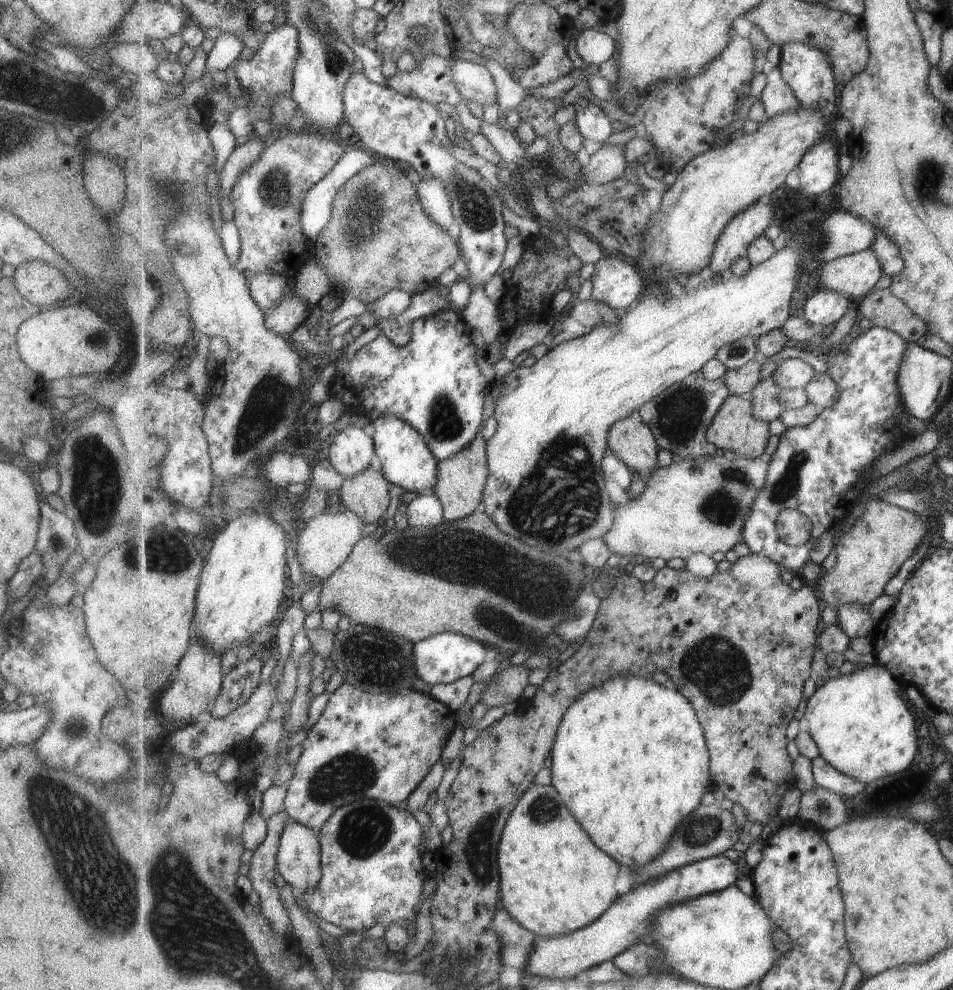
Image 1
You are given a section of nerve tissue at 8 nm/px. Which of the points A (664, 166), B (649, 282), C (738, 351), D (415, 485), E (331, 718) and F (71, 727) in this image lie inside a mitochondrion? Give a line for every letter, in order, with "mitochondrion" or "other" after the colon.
A: other
B: other
C: mitochondrion
D: other
E: other
F: mitochondrion

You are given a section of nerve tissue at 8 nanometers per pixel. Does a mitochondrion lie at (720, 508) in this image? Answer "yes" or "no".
yes

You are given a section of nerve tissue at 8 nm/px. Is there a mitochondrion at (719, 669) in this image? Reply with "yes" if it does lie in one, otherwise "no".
yes

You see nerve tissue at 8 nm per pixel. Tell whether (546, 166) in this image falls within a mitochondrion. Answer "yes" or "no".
no

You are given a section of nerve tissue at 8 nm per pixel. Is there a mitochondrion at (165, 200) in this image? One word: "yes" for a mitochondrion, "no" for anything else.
yes

